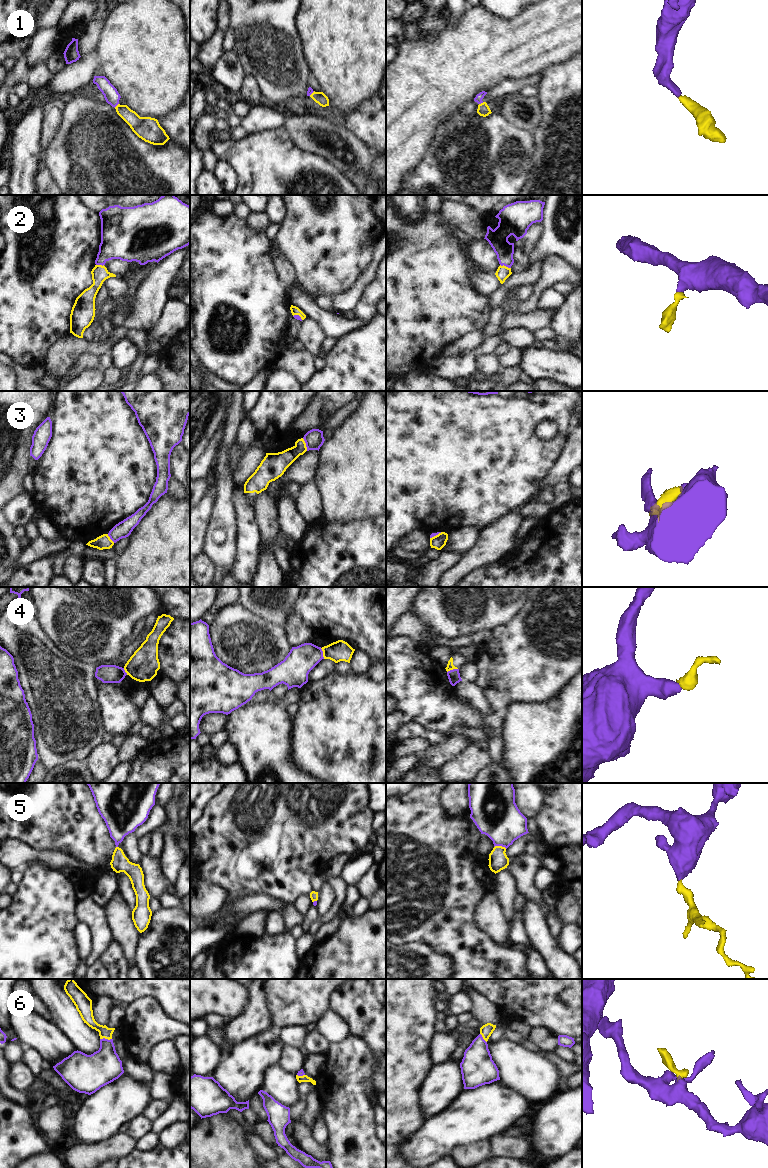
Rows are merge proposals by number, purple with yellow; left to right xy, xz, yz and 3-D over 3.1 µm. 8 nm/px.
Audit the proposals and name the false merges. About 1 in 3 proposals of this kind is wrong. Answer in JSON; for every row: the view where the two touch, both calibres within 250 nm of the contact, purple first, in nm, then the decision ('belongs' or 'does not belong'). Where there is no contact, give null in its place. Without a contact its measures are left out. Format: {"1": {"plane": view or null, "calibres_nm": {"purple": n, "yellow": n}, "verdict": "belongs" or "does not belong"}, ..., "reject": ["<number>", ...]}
{"1": {"plane": "xy", "calibres_nm": {"purple": 120, "yellow": 140}, "verdict": "belongs"}, "2": {"plane": "yz", "calibres_nm": {"purple": 160, "yellow": 110}, "verdict": "belongs"}, "3": {"plane": "xz", "calibres_nm": {"purple": 150, "yellow": 150}, "verdict": "does not belong"}, "4": {"plane": "xz", "calibres_nm": {"purple": 220, "yellow": 160}, "verdict": "does not belong"}, "5": {"plane": "yz", "calibres_nm": {"purple": 360, "yellow": 160}, "verdict": "belongs"}, "6": {"plane": "xy", "calibres_nm": {"purple": 280, "yellow": 100}, "verdict": "belongs"}, "reject": ["3", "4"]}

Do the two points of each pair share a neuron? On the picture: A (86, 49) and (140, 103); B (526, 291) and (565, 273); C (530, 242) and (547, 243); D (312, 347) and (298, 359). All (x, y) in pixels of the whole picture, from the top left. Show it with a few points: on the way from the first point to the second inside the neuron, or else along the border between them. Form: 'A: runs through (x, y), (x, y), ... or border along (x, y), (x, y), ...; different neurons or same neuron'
A: border along (103, 27), (100, 33), (100, 40), (95, 49); different neurons
B: border along (534, 286), (532, 295), (522, 303); different neurons
C: border along (542, 221), (543, 233), (532, 254), (532, 264); different neurons
D: border along (306, 350), (314, 358); different neurons

